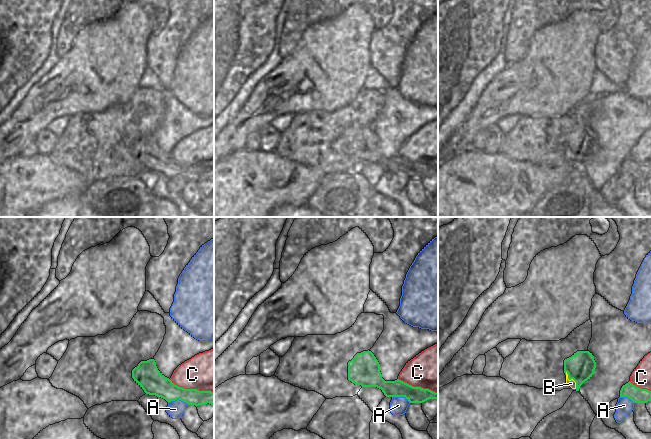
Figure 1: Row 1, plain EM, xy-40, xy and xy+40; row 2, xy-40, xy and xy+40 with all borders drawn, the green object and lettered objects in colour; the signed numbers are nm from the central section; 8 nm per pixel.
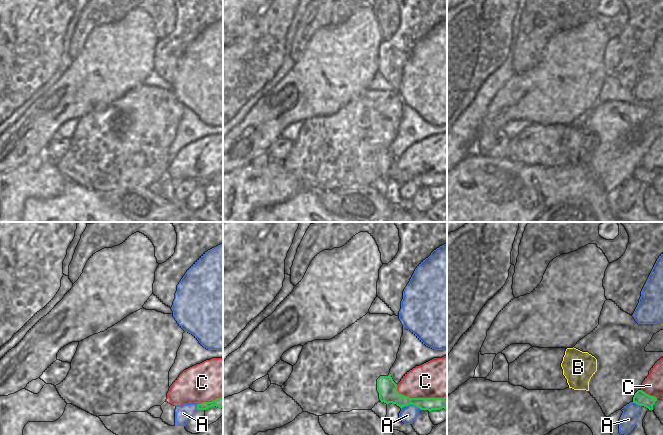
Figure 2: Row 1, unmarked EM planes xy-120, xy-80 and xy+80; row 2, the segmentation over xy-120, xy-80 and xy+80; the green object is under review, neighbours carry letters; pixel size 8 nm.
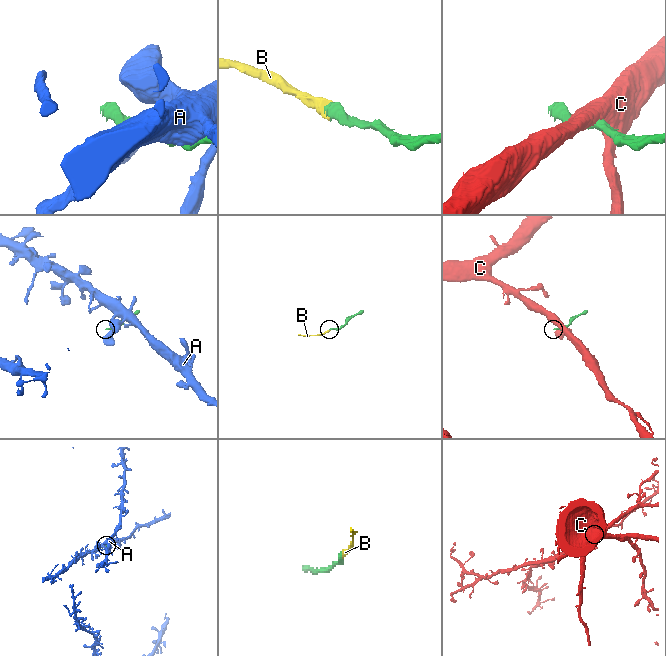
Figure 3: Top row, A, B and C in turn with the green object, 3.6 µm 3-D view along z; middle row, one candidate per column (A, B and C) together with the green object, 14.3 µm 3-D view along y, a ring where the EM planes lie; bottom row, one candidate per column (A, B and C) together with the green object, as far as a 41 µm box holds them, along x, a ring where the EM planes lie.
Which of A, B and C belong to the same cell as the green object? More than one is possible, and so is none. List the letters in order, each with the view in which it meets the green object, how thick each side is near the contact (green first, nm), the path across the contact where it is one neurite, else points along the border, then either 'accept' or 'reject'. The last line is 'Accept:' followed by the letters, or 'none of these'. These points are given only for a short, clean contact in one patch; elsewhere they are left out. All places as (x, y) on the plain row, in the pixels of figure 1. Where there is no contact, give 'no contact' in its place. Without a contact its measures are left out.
A: contact in xy-40; calibres 190 and 140 nm; reject
B: contact in xy+40; calibres 220 and 60 nm; way xy+40 (580, 143), (571, 154), (571, 159); accept
C: contact in xy-40; calibres 170 and 320 nm; reject
Accept: B

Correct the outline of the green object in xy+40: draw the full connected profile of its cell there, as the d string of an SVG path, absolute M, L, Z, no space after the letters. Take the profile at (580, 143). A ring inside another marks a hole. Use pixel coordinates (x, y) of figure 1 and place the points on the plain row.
M577 127L564 136L566 160L578 167L580 162L594 150L596 138L589 127Z

